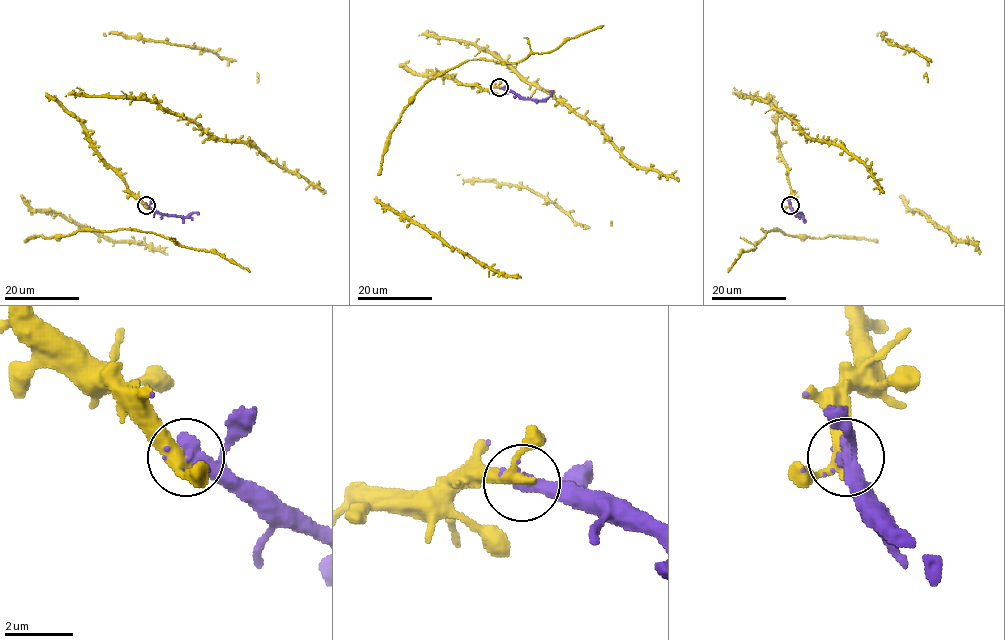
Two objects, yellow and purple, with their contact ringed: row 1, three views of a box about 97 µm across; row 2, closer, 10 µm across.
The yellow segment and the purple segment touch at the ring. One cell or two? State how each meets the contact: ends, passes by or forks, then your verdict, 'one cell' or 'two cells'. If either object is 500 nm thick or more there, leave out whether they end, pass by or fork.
yellow passes by | purple passes by | one cell

